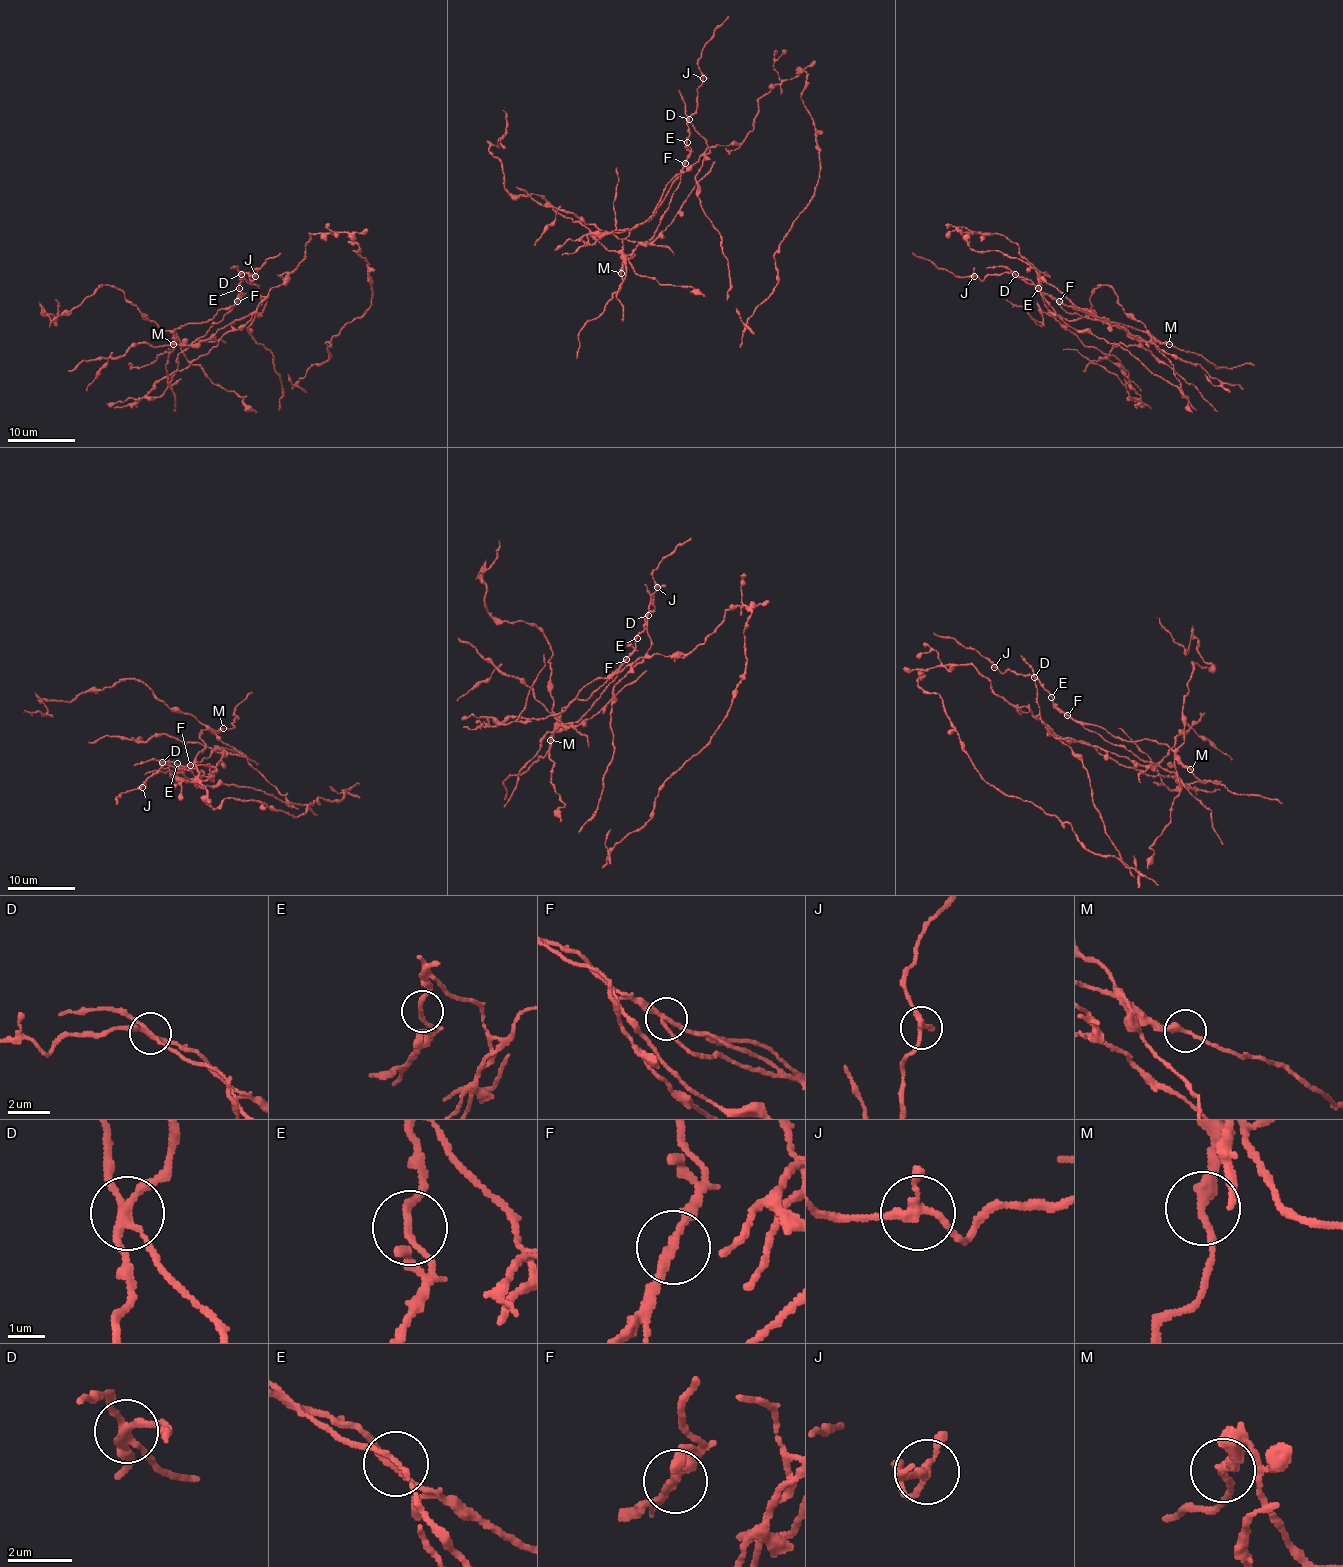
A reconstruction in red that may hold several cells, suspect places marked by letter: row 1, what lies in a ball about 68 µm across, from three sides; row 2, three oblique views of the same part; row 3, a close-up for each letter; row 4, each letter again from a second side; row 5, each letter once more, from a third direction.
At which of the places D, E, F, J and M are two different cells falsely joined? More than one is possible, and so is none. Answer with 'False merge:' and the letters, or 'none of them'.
False merge: D, F

